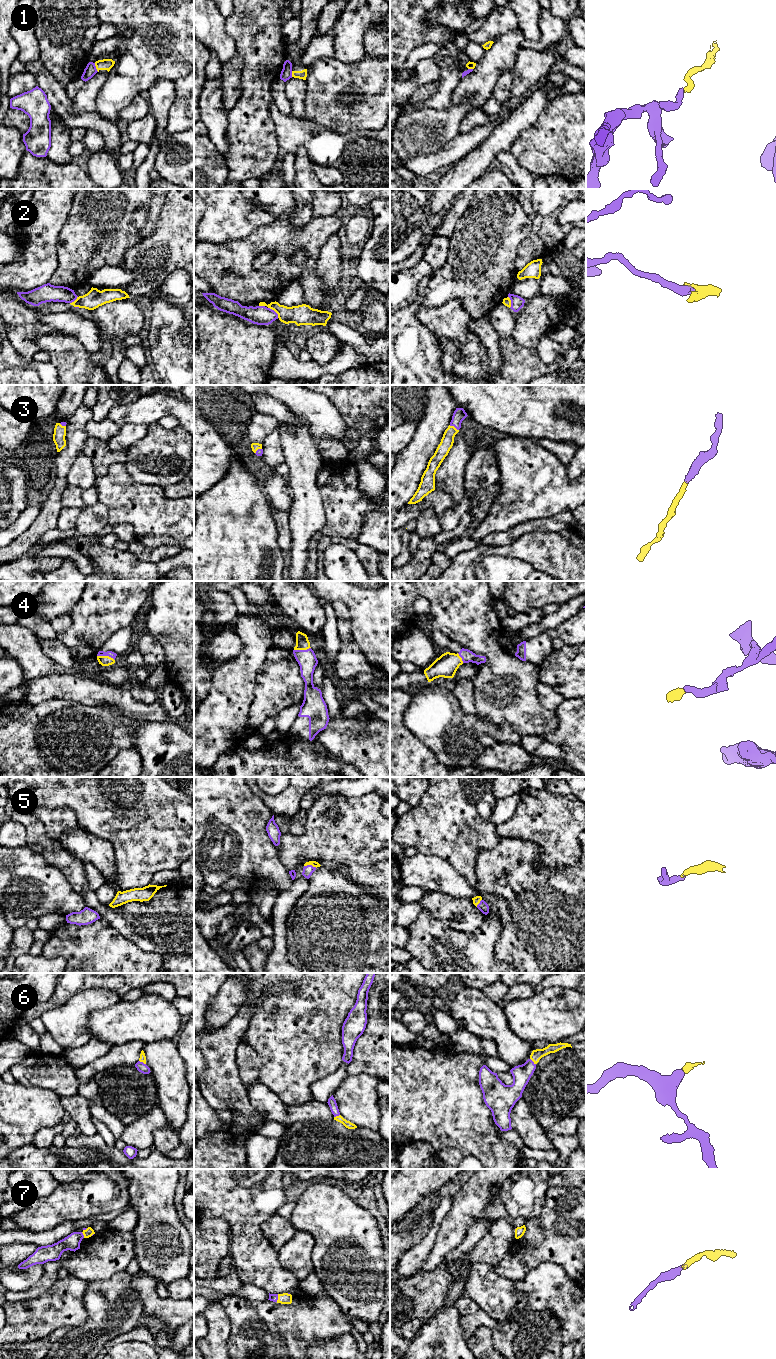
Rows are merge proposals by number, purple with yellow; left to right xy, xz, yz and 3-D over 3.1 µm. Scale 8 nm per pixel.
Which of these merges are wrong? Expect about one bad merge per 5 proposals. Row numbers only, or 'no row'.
1, 2

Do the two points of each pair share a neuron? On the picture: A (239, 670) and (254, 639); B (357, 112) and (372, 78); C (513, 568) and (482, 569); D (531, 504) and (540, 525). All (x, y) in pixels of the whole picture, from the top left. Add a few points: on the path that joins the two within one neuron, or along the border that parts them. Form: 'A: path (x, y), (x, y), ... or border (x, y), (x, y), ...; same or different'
A: path (246, 662), (253, 655), (254, 647); same
B: path (360, 104), (366, 92), (372, 86); same
C: path (505, 569), (490, 569); same
D: border (560, 513), (554, 516), (529, 519), (514, 525); different

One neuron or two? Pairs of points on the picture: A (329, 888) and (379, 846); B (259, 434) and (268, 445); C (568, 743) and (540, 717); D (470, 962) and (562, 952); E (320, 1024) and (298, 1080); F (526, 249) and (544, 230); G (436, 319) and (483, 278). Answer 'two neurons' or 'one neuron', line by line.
A: two neurons
B: two neurons
C: two neurons
D: two neurons
E: one neuron
F: one neuron
G: two neurons

